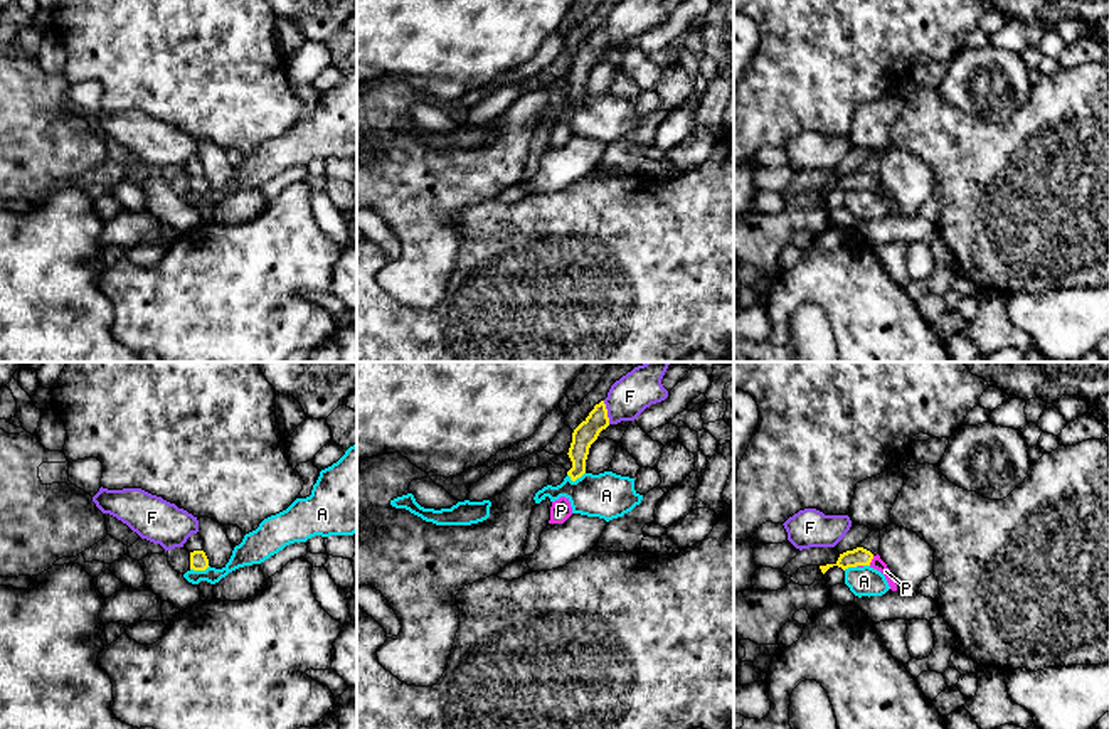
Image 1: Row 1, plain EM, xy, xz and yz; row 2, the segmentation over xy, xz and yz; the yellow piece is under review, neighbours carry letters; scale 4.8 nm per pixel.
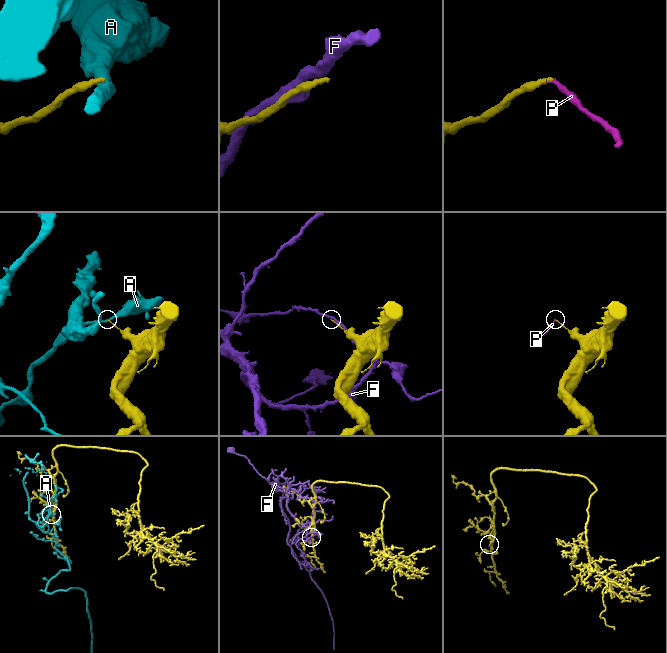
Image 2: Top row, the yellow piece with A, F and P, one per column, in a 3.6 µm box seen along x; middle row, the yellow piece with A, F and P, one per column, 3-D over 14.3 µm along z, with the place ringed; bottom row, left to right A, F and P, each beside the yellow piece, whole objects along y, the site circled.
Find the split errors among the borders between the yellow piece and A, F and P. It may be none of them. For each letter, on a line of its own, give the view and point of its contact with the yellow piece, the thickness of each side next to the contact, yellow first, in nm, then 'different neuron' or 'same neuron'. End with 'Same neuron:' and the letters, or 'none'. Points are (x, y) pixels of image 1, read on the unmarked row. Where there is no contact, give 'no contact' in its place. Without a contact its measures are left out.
A: contact xz (576, 101); calibres 110 and 220 nm; different neuron
F: contact xz (606, 36); calibres 110 and 190 nm; different neuron
P: contact yz (870, 184); calibres 90 and 60 nm; same neuron
Same neuron: P

